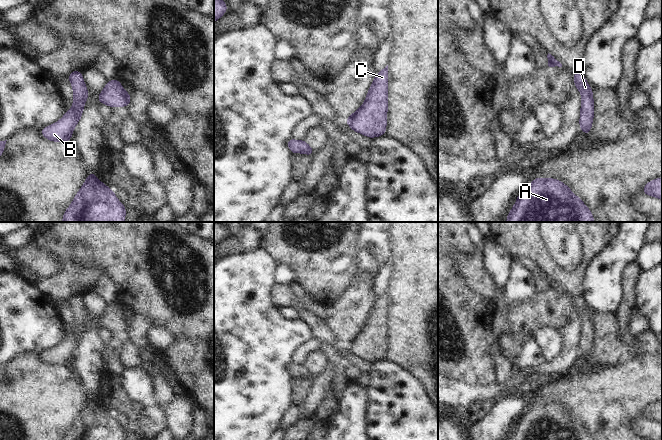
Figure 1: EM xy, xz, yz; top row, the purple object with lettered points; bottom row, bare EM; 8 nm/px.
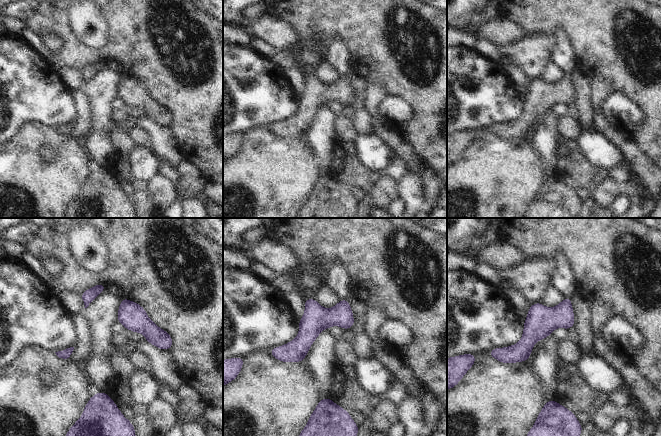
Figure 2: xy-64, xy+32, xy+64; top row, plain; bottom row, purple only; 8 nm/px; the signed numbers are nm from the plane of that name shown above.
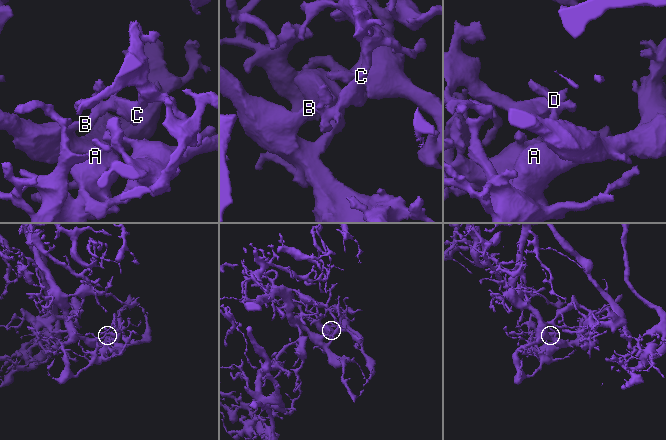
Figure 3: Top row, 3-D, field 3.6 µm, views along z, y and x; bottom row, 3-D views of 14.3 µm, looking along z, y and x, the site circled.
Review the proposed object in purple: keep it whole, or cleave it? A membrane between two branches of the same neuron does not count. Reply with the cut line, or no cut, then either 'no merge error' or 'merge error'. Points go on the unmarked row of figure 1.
no cut | no merge error

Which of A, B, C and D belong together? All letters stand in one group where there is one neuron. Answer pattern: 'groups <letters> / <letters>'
groups A B C D

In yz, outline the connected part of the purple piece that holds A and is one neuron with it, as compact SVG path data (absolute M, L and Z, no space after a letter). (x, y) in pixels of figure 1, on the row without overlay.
M536 401L516 422L508 440L593 440L582 422L575 420L571 413L556 402Z

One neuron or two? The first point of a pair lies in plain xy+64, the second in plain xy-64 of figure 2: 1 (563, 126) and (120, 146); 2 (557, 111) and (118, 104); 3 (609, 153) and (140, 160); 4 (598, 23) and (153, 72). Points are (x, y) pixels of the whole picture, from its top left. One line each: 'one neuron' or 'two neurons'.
1: one neuron
2: one neuron
3: one neuron
4: one neuron

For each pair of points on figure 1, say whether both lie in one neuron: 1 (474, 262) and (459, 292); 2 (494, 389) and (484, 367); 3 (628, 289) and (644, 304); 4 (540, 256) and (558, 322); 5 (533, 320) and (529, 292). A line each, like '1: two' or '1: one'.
1: two
2: two
3: two
4: two
5: two

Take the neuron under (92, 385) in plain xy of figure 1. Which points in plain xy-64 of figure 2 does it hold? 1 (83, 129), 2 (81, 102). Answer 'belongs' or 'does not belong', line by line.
1: does not belong
2: does not belong

